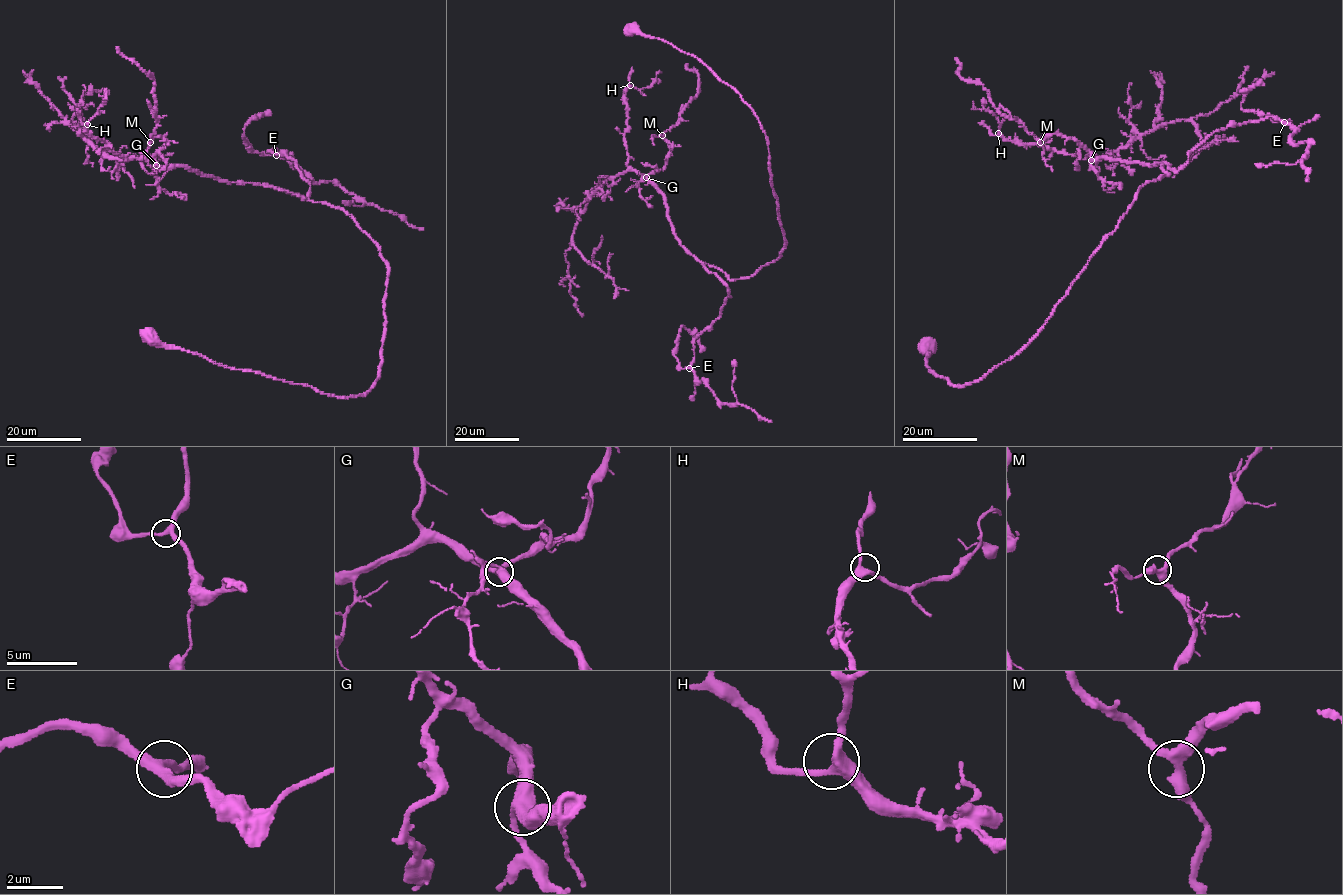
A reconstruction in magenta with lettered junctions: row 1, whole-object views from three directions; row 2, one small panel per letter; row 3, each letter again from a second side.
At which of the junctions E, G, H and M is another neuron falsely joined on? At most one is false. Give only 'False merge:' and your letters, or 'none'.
False merge: none

